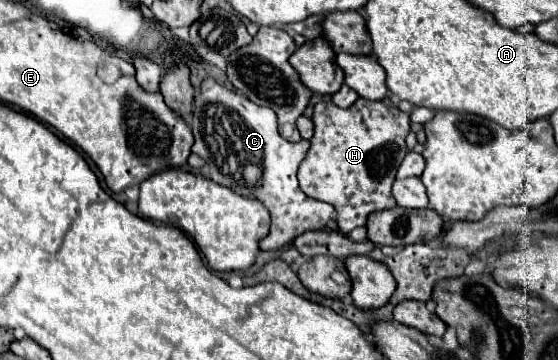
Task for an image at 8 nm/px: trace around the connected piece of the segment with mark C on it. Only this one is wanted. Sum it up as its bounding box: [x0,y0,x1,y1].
[190,77,336,251]

